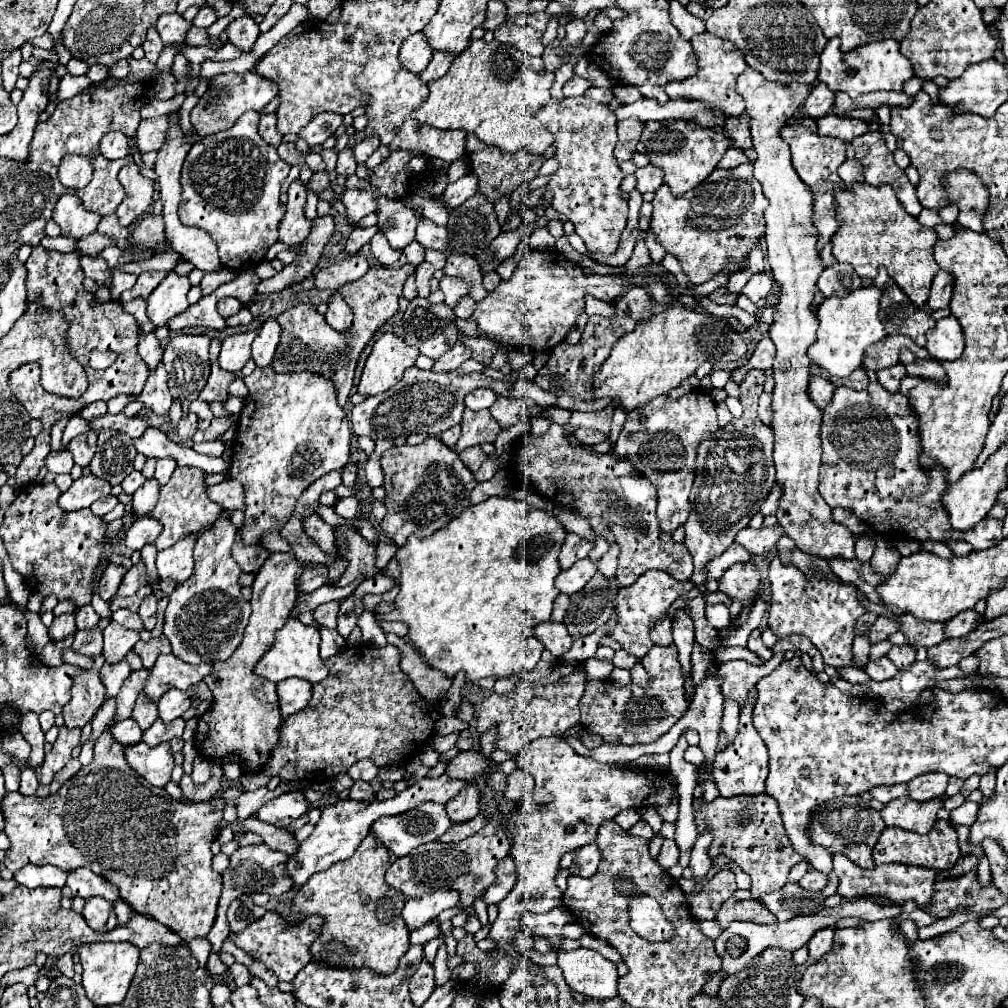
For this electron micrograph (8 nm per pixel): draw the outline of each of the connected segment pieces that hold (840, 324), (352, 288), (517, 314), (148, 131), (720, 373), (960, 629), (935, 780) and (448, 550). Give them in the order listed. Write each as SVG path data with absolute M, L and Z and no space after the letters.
M874 285L852 291L848 297L824 299L818 311L818 339L808 349L812 363L826 369L830 375L848 377L854 369L862 369L862 357L866 349L886 337L886 331L878 319L878 303L882 291Z
M402 265L400 269L372 267L364 277L341 286L338 291L353 313L352 329L348 333L338 333L330 329L326 319L312 305L300 303L280 313L278 323L282 325L282 337L278 343L278 353L274 355L272 361L272 369L278 373L288 373L288 371L314 371L322 375L326 373L326 377L330 377L336 385L338 405L344 405L352 389L354 369L362 349L372 339L376 329L398 311L402 285L412 271L414 271L412 265Z
M530 249L516 267L510 281L500 285L476 305L470 321L476 323L480 337L488 335L502 345L524 345L534 351L550 351L572 329L578 313L584 309L584 295L600 301L614 301L626 293L628 279L612 279L606 275L582 273L582 269L568 261L560 251L534 251Z
M160 115L156 119L142 121L136 131L136 145L140 153L158 151L168 141L168 129L170 129L168 115Z
M714 369L712 373L710 373L710 381L712 381L712 387L724 387L726 385L726 381L730 379L730 371L726 371L726 369Z
M962 611L960 615L956 615L950 623L946 625L946 637L948 639L956 639L956 637L964 637L970 631L974 631L978 625L982 625L982 615L978 615L976 611Z
M926 773L918 775L908 783L908 795L914 801L930 801L940 797L946 791L948 785L948 775L944 773Z
M490 497L484 503L472 505L434 535L426 539L408 537L406 545L398 547L400 593L394 609L386 615L377 615L376 620L406 623L408 641L432 669L444 673L448 679L454 679L462 671L468 683L476 683L484 677L506 679L522 669L534 669L544 649L534 637L534 625L550 619L552 601L558 597L554 579L560 573L558 553L564 535L566 529L554 517L530 507L526 501Z

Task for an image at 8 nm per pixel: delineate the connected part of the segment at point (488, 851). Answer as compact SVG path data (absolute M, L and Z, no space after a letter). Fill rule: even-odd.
M494 773L490 777L488 787L482 793L482 813L488 817L488 825L474 833L468 839L462 839L458 843L426 843L422 847L416 847L410 851L406 857L396 859L390 869L386 871L386 883L400 893L404 893L406 899L422 897L424 893L432 889L452 889L460 897L460 907L462 909L472 909L476 897L484 893L494 881L496 881L496 865L508 855L510 851L510 837L502 823L498 821L500 811L498 803L494 799L494 791L504 791L506 789L506 777L502 773Z

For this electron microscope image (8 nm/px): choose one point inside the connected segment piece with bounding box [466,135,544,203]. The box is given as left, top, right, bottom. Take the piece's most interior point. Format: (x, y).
(499, 174)

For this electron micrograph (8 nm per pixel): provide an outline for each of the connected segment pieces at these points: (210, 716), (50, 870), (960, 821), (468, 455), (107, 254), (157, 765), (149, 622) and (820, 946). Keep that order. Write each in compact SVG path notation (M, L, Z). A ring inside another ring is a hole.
M270 553L266 565L262 565L252 585L252 615L242 637L242 645L238 645L230 659L214 661L212 673L204 679L214 695L214 701L198 721L196 749L208 759L220 761L232 755L250 771L258 771L268 761L270 749L278 743L278 727L282 723L282 717L278 713L276 685L264 677L258 677L254 673L254 665L258 657L262 657L272 645L274 631L286 623L290 609L294 607L298 595L294 579L298 569L300 563L290 553Z
M28 864L14 874L20 885L34 889L36 887L57 887L66 885L67 872L52 865L35 866Z
M964 801L958 809L950 811L950 821L954 825L966 825L970 827L976 819L976 811L978 811L978 803L972 803L972 801Z
M470 447L470 449L464 449L462 453L458 453L458 457L464 461L464 465L466 465L472 473L476 473L476 471L480 469L482 461L484 461L488 455L482 453L482 449L478 449L478 447Z
M107 247L101 251L101 255L106 260L107 264L111 268L116 268L118 266L118 261L122 250L118 247Z
M144 741L126 745L124 757L128 765L138 775L142 775L148 783L156 787L164 787L170 781L174 761L172 761L172 751L168 743L162 743L158 747L148 747Z
M150 595L150 597L144 599L144 603L138 609L138 615L144 621L144 629L152 631L154 623L156 623L156 597L154 595Z
M820 929L820 933L814 933L814 937L808 941L810 957L814 961L818 961L826 951L830 951L832 937L834 937L834 929Z

